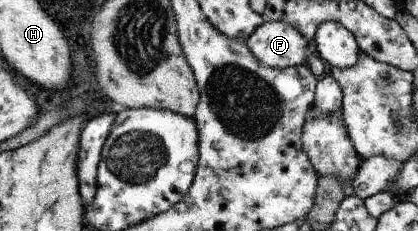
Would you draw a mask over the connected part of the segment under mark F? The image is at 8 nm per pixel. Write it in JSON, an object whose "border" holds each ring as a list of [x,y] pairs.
{"border":[[[268,21],[246,40],[250,50],[270,68],[285,69],[306,64],[312,43],[294,26],[280,21]]]}

